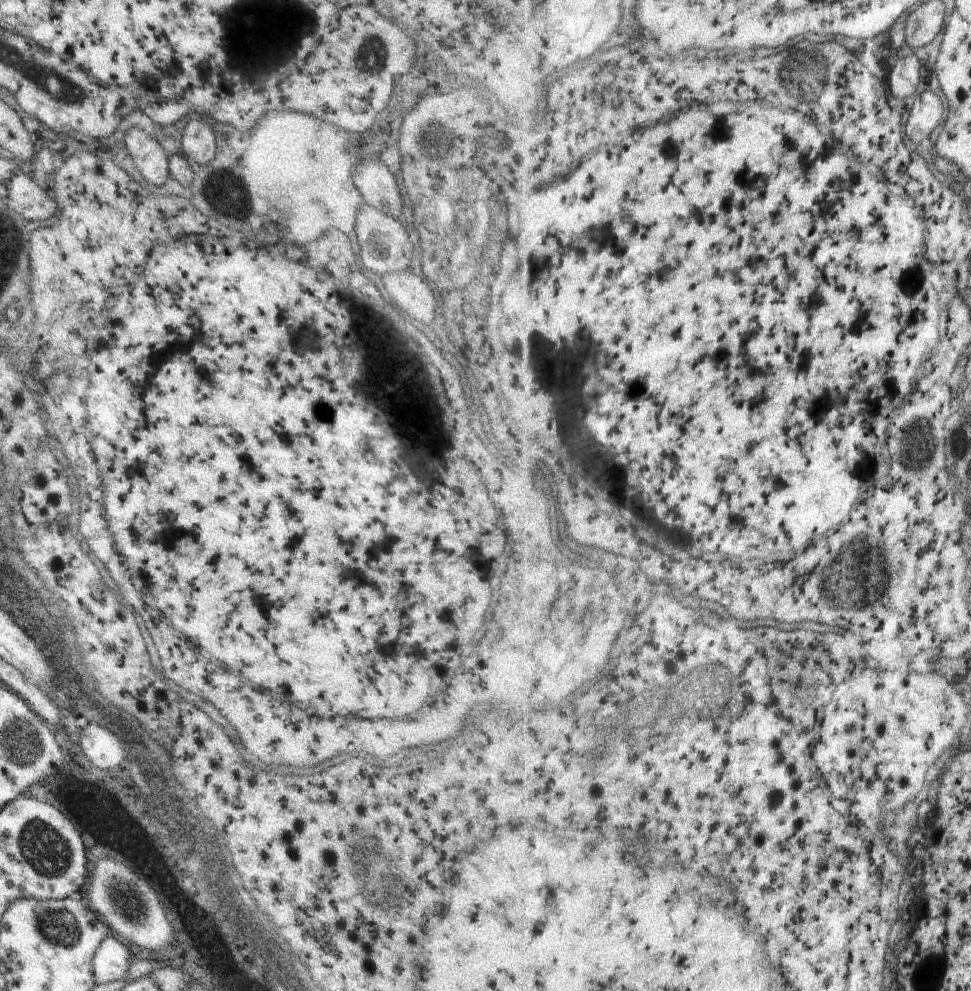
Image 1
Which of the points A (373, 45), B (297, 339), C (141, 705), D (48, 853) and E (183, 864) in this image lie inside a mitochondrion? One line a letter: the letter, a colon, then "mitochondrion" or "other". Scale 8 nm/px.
A: mitochondrion
B: other
C: other
D: mitochondrion
E: mitochondrion

